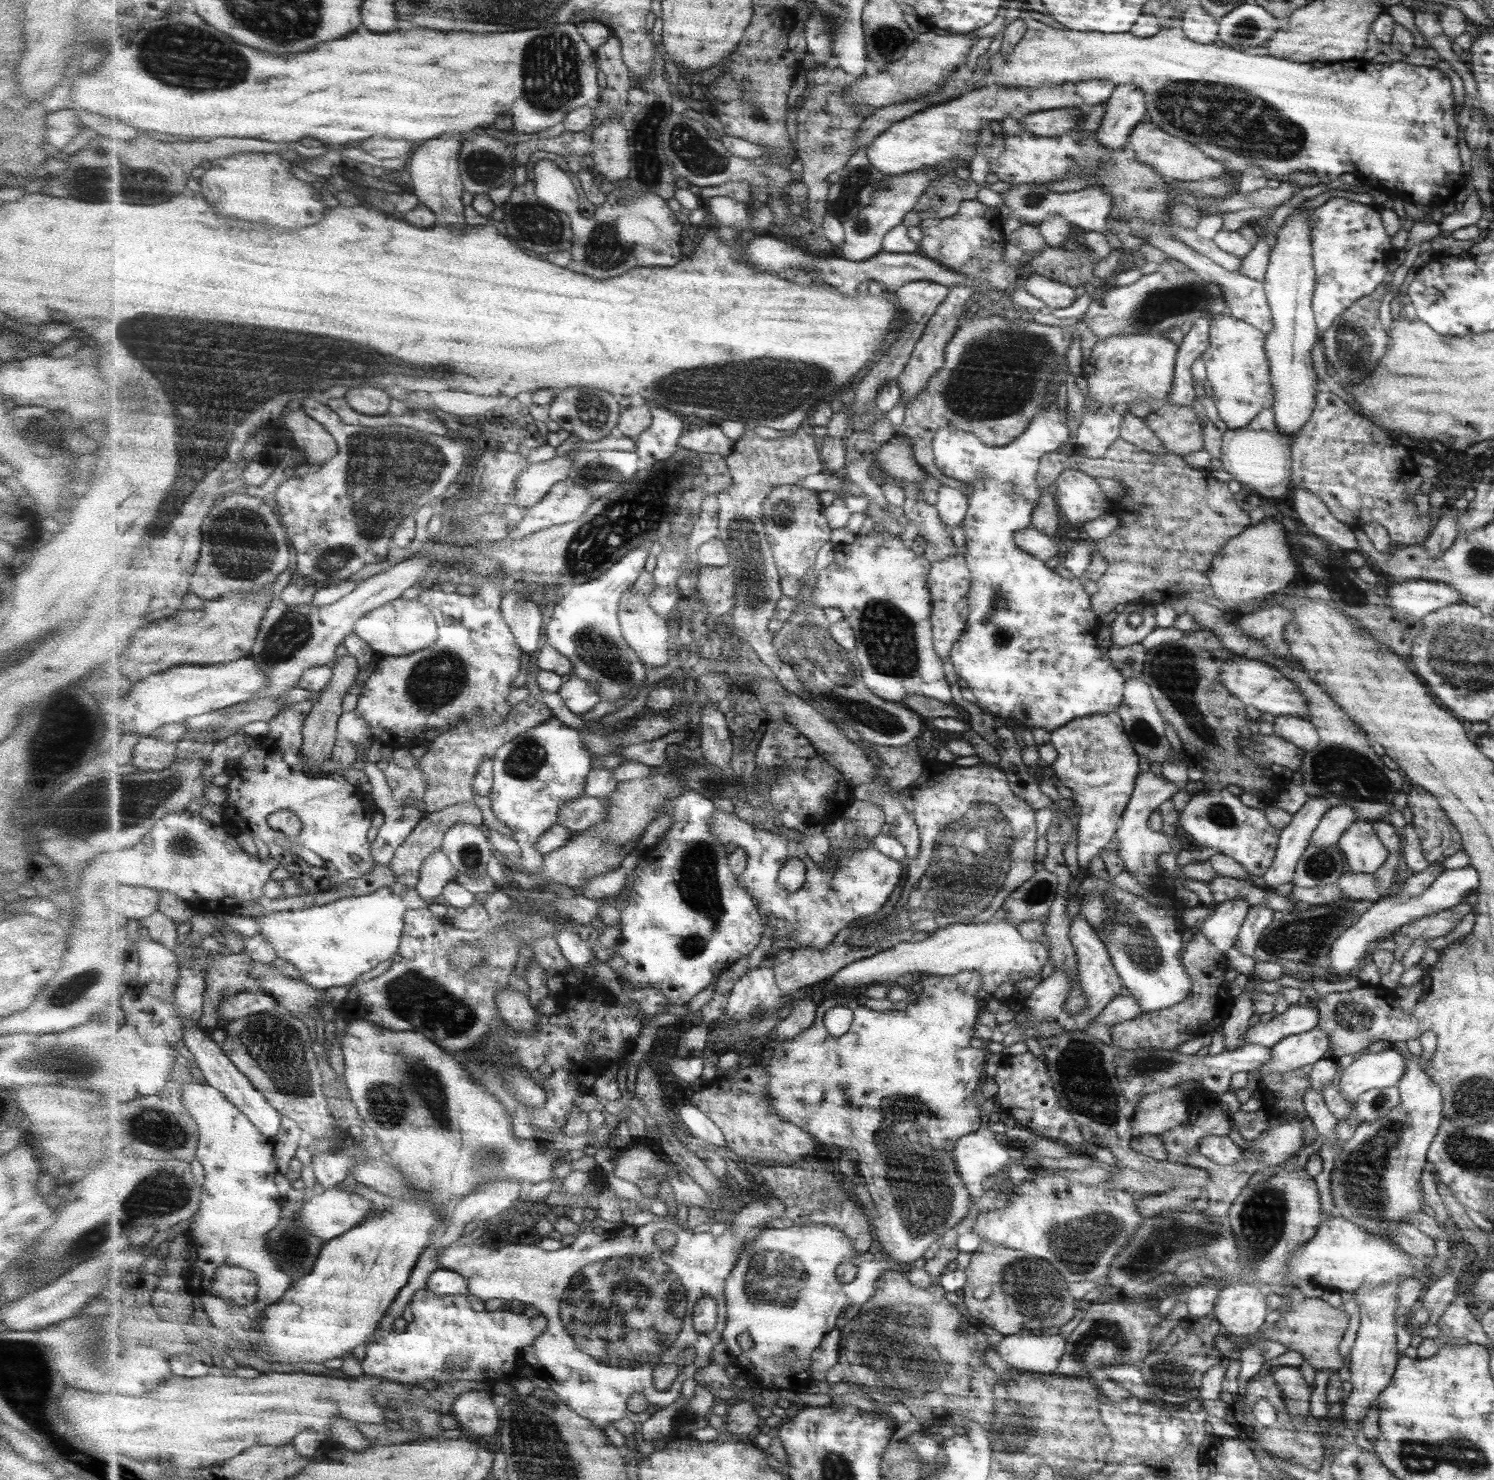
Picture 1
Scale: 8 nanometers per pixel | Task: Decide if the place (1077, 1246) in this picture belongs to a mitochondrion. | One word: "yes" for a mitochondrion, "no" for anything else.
yes

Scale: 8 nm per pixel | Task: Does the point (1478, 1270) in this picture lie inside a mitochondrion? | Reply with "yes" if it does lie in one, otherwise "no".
no

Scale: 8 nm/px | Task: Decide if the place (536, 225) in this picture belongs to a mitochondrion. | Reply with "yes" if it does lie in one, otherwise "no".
yes

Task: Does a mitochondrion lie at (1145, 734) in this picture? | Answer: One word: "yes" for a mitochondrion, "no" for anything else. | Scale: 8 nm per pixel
yes

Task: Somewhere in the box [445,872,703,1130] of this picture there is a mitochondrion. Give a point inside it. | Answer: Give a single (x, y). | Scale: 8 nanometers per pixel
(494, 1056)

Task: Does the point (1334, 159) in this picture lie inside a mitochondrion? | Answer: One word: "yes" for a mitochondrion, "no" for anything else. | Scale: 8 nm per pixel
no

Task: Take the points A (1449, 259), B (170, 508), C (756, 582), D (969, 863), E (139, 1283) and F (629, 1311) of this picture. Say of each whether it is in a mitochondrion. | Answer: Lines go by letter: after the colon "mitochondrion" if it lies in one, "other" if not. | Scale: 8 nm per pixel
A: other
B: mitochondrion
C: mitochondrion
D: mitochondrion
E: other
F: mitochondrion

